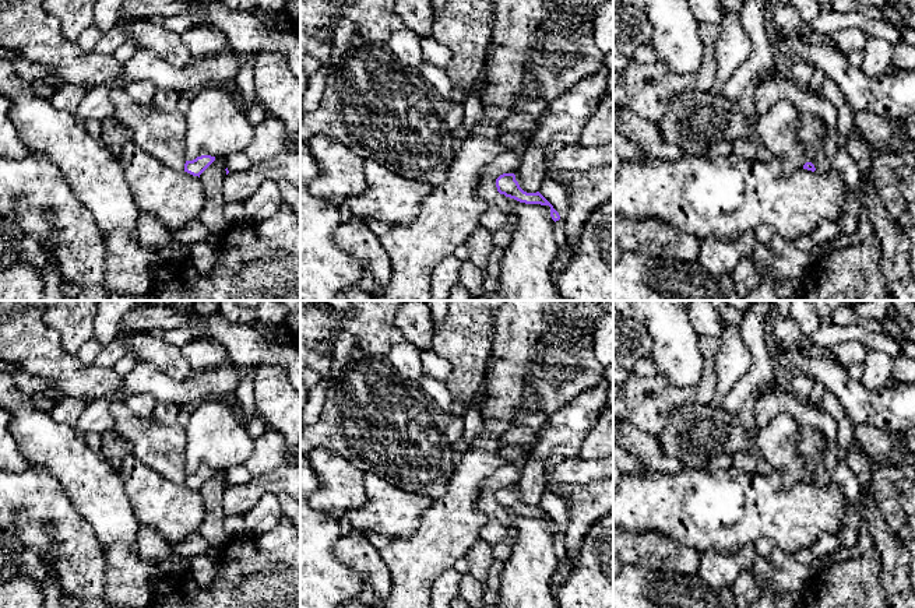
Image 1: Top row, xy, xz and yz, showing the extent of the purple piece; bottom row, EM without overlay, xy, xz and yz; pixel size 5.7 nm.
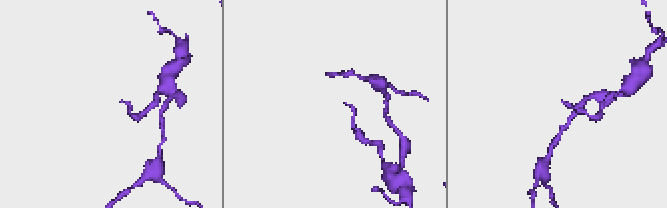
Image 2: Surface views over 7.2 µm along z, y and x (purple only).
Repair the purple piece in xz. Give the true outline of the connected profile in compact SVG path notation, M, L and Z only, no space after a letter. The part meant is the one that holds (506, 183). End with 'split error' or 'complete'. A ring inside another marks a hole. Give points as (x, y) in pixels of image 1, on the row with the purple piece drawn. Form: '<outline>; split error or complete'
M503 173L496 179L496 187L500 194L506 197L514 198L520 203L525 204L541 204L550 207L550 217L556 222L560 219L559 212L553 208L553 205L539 193L527 193L524 191L518 182L515 180L514 173Z; complete

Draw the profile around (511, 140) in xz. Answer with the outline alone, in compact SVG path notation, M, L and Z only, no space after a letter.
M506 133L499 138L499 143L507 148L517 150L521 147L521 136L518 133Z

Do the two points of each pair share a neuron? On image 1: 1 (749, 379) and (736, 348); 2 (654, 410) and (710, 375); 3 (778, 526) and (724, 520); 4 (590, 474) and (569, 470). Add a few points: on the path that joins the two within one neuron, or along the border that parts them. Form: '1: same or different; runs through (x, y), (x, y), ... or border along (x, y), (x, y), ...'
1: different; border along (742, 338), (749, 354), (750, 366), (725, 396)
2: same; runs through (668, 396), (689, 396), (699, 389)
3: same; runs through (764, 520), (738, 520)
4: same; runs through (584, 471), (574, 471)

